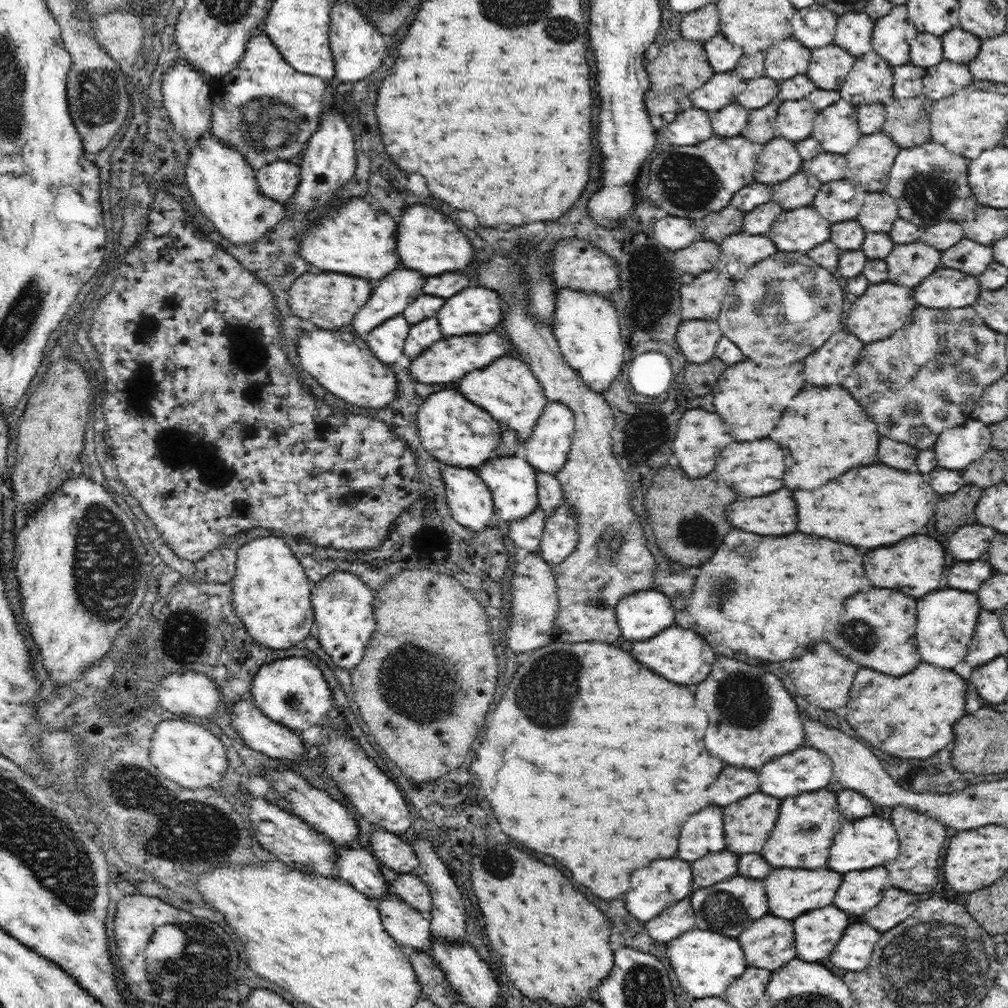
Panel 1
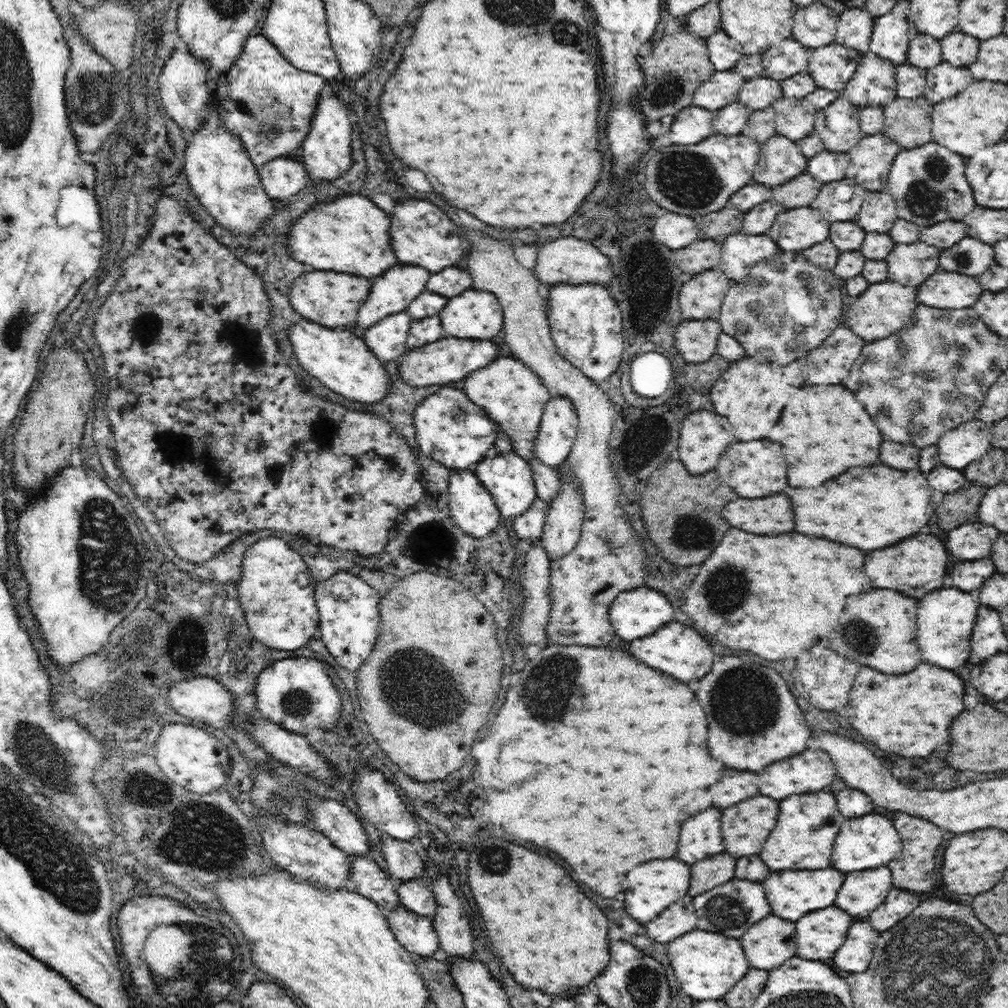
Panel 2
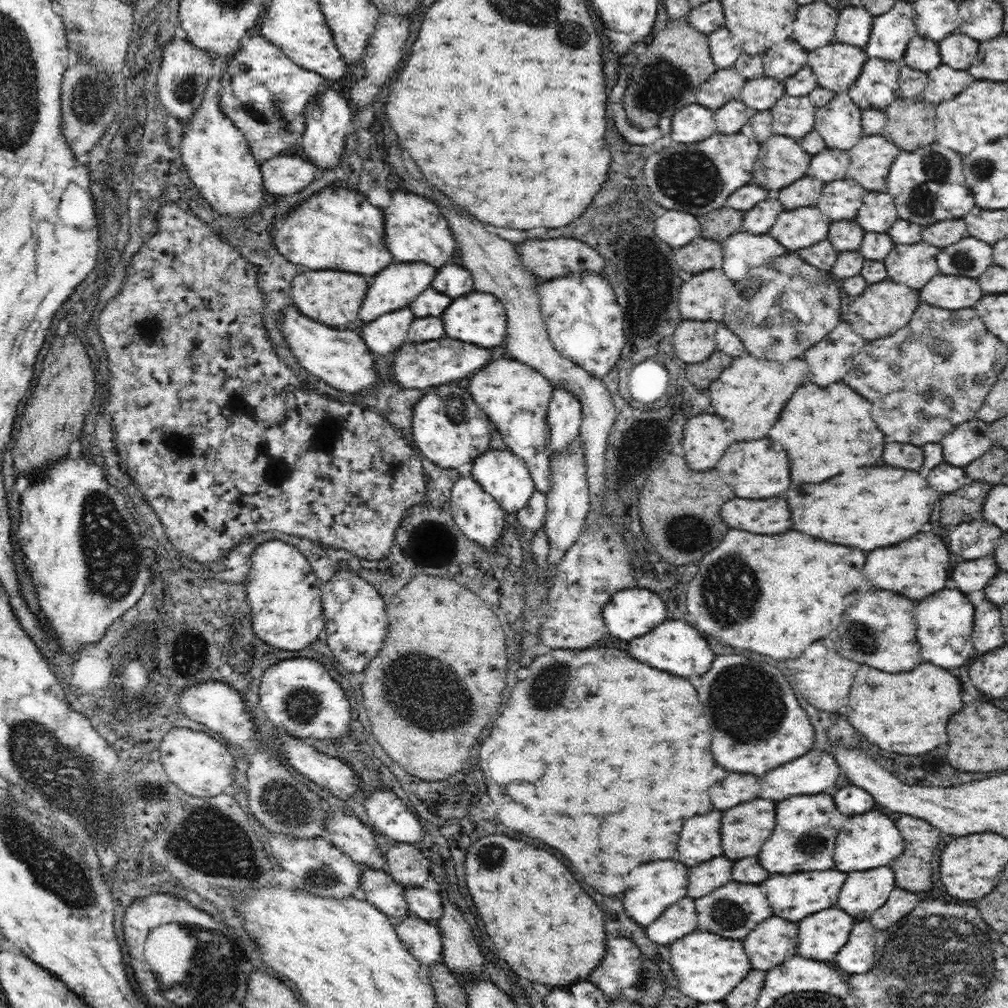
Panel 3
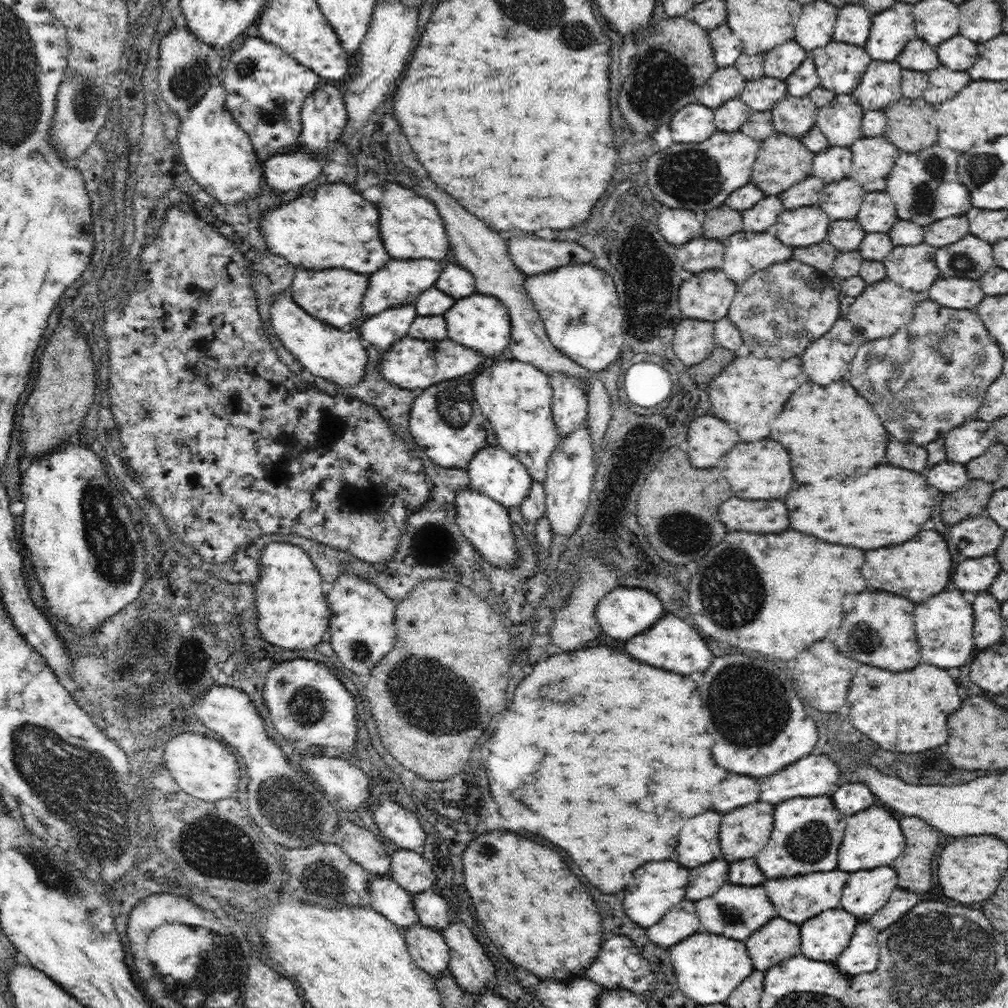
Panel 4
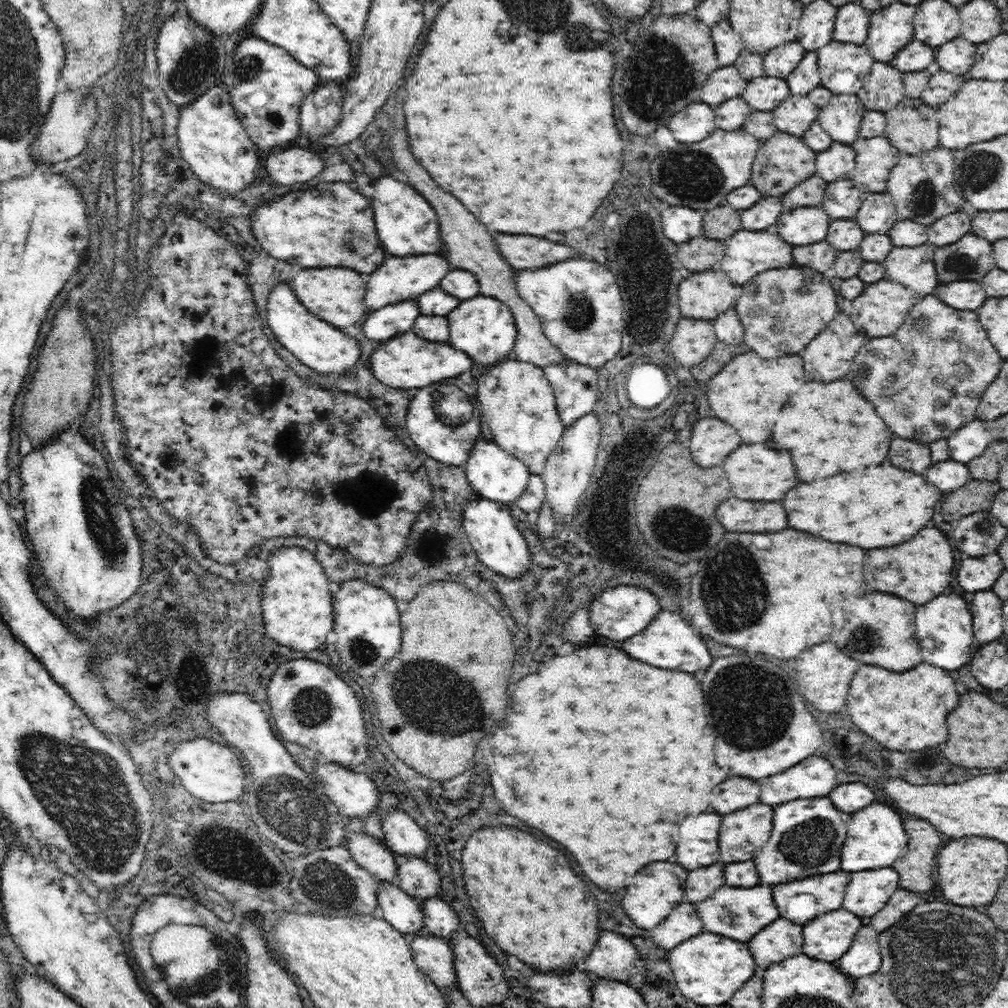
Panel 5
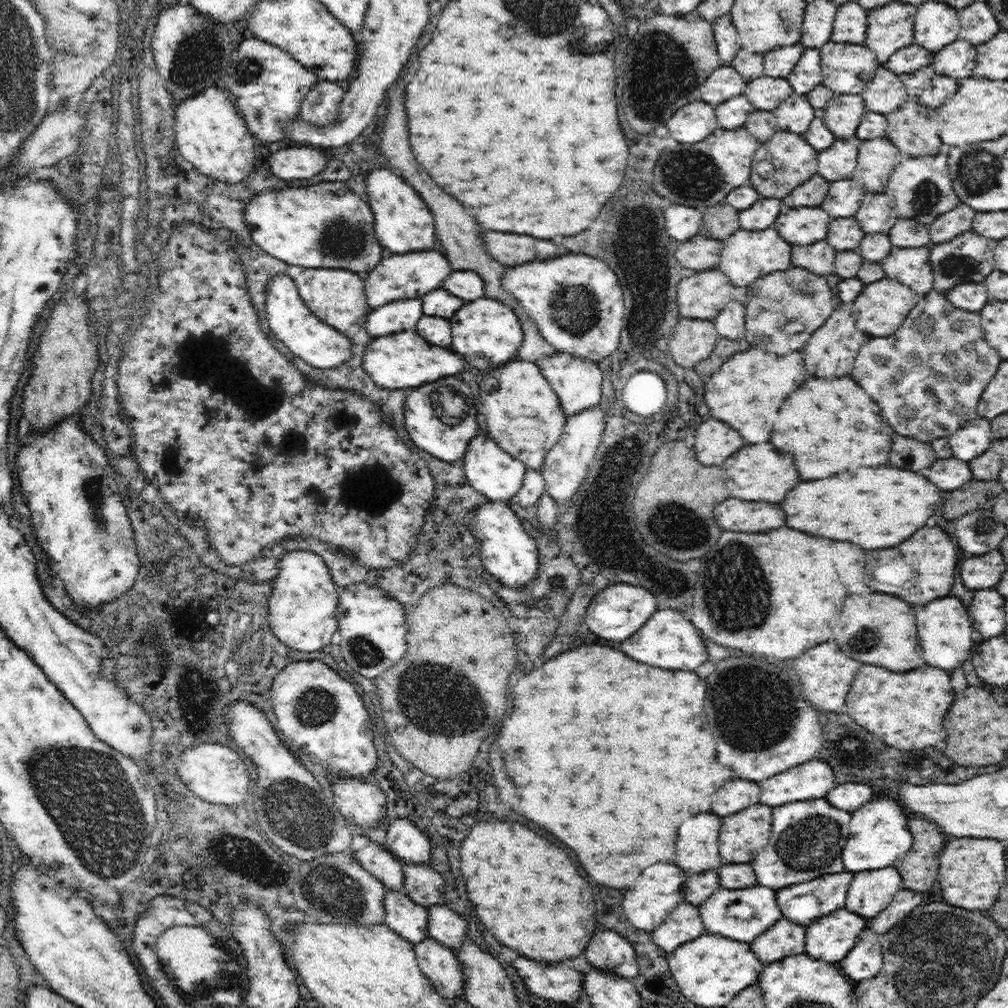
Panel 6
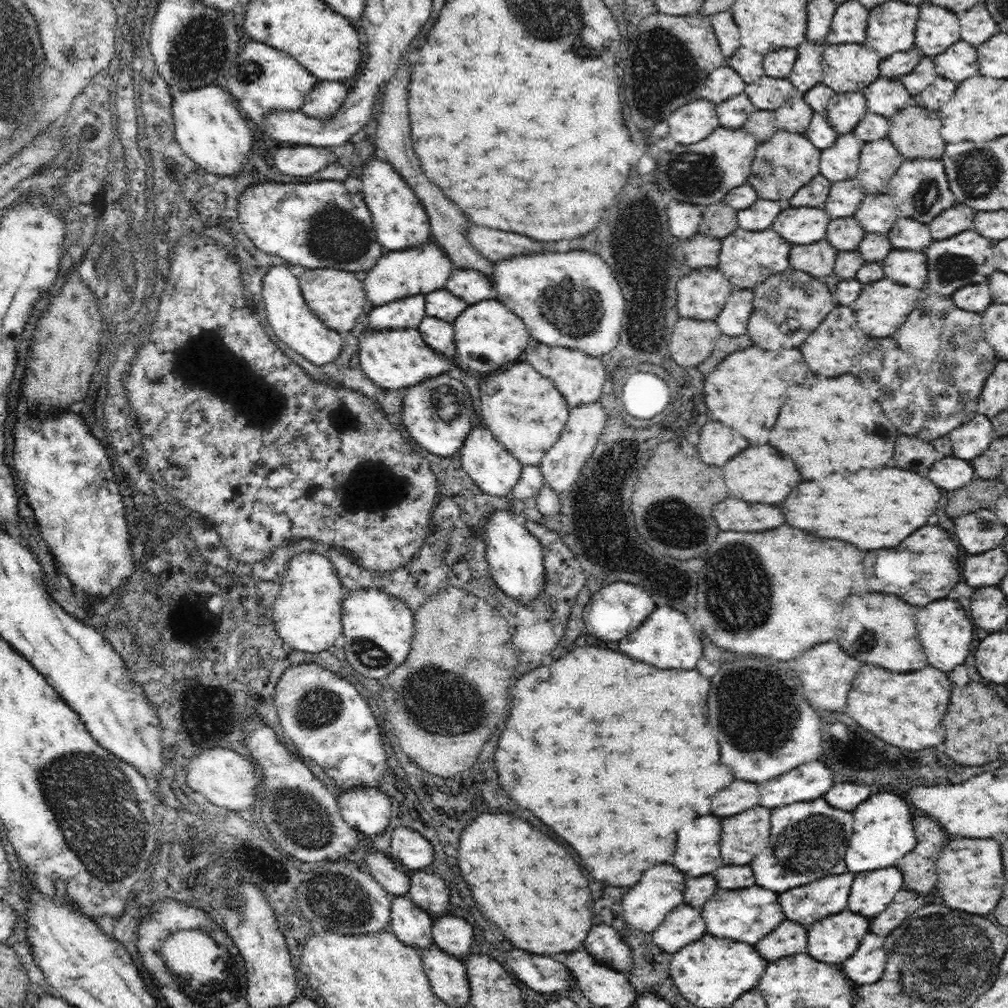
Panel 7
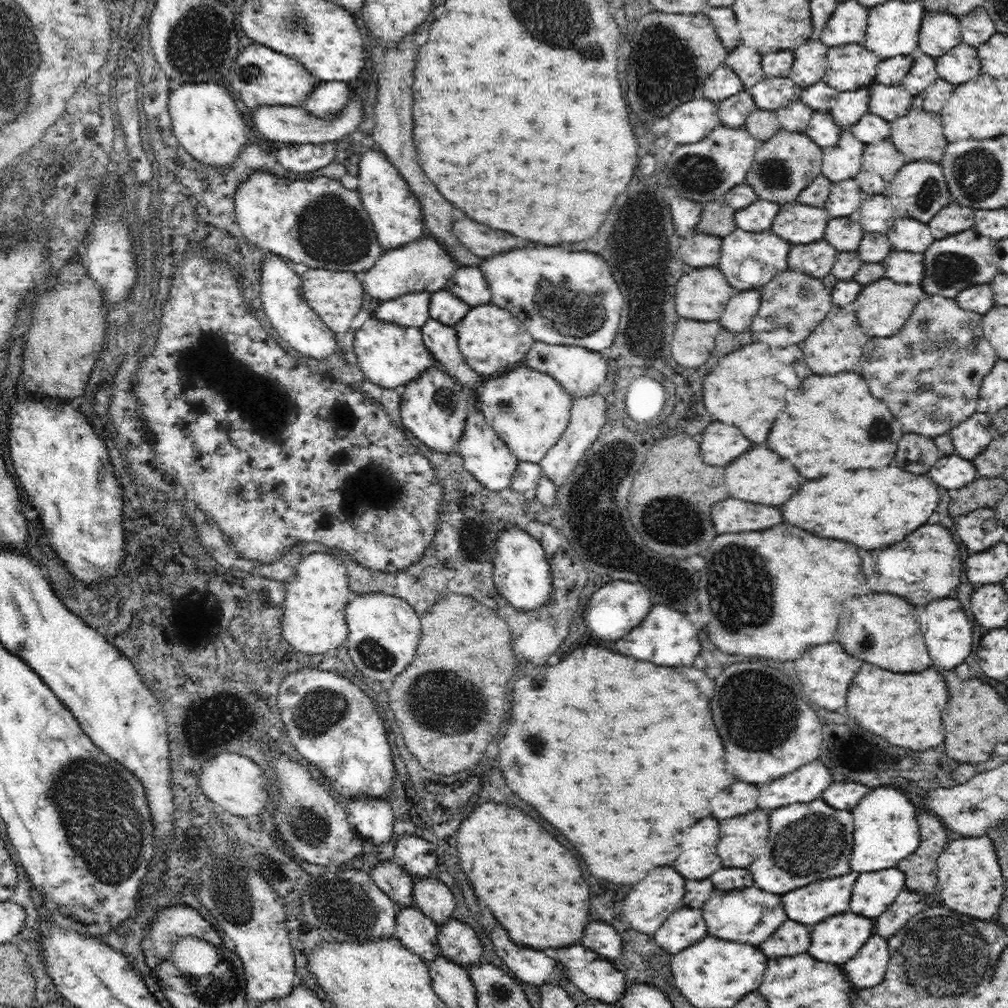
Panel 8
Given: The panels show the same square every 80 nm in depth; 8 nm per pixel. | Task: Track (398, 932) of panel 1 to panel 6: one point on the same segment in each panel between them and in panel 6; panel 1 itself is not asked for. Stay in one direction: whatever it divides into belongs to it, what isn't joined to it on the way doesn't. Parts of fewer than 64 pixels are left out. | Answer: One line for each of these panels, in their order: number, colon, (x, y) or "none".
2: (415, 933)
3: (422, 938)
4: (429, 950)
5: (433, 954)
6: (438, 963)

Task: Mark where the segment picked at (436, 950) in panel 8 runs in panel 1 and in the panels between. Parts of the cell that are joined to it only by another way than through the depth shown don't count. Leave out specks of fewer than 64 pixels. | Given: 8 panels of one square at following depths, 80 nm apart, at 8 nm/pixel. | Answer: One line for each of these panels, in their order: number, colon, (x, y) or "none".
1: (358, 867)
2: (366, 877)
3: (376, 886)
4: (386, 896)
5: (402, 911)
6: (409, 919)
7: (412, 925)

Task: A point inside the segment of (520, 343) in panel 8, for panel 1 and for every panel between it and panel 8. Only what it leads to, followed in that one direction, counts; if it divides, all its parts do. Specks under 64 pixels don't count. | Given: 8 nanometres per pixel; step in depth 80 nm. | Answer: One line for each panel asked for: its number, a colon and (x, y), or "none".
1: (477, 310)
2: (474, 314)
3: (478, 317)
4: (479, 321)
5: (483, 327)
6: (486, 332)
7: (488, 337)

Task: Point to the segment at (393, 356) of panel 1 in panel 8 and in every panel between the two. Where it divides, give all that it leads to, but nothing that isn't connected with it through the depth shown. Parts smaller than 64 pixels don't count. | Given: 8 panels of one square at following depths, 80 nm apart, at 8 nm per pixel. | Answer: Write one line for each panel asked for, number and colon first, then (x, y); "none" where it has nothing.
2: (387, 339)
3: (386, 334)
4: (382, 330)
5: (392, 320)
6: (397, 316)
7: (407, 313)
8: (412, 309)

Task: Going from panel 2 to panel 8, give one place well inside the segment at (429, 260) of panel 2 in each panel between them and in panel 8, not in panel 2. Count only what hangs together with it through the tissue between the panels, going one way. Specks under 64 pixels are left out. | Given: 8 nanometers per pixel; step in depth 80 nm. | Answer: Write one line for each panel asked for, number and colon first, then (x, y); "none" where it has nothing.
3: (416, 230)
4: (412, 228)
5: (407, 225)
6: (404, 224)
7: (400, 219)
8: (394, 209)

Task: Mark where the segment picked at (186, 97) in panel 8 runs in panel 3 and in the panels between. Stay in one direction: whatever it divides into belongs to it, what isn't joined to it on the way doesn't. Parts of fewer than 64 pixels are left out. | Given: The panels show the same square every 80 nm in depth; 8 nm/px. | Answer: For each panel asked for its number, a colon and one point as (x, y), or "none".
3: (217, 157)
4: (218, 154)
5: (211, 138)
6: (211, 135)
7: (208, 127)

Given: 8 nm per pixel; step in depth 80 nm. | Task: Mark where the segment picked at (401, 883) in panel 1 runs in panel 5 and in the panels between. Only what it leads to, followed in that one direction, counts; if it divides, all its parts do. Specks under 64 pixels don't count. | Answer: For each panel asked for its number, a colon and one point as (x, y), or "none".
2: (413, 894)
3: (426, 904)
4: (432, 909)
5: (440, 918)

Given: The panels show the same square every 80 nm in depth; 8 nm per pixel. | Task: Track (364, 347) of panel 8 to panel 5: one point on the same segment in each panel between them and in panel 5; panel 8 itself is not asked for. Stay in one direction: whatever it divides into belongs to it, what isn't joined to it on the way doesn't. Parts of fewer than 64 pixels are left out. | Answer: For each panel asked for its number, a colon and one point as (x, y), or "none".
5: (406, 362)
6: (403, 360)
7: (393, 358)

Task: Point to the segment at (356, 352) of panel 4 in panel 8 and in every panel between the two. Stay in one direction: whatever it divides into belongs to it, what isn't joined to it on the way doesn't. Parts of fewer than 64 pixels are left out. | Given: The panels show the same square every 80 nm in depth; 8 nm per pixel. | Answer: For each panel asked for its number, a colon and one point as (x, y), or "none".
5: (329, 350)
6: (321, 345)
7: (292, 320)
8: (281, 291)

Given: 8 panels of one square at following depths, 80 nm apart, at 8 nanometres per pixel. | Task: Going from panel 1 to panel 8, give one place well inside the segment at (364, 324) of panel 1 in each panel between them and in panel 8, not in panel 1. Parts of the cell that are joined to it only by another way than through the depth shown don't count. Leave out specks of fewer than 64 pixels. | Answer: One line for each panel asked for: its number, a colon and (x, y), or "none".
2: (392, 292)
3: (396, 287)
4: (401, 281)
5: (399, 279)
6: (410, 275)
7: (422, 269)
8: (424, 265)

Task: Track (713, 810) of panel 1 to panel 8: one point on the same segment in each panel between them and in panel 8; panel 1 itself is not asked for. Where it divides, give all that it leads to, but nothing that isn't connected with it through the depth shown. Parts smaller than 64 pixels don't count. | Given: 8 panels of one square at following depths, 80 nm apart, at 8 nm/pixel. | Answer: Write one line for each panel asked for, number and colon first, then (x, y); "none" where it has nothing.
2: (700, 837)
3: (700, 838)
4: (698, 844)
5: (698, 846)
6: (697, 848)
7: (698, 853)
8: (698, 859)

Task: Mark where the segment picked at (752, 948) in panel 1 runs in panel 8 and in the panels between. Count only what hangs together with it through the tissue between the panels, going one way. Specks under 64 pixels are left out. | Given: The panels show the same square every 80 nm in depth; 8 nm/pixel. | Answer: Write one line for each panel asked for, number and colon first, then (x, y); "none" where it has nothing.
2: (772, 941)
3: (769, 944)
4: (779, 939)
5: (781, 939)
6: (784, 938)
7: (788, 938)
8: (791, 938)

